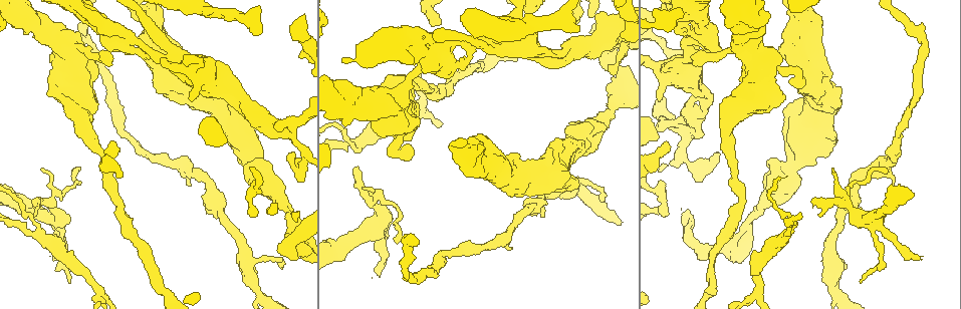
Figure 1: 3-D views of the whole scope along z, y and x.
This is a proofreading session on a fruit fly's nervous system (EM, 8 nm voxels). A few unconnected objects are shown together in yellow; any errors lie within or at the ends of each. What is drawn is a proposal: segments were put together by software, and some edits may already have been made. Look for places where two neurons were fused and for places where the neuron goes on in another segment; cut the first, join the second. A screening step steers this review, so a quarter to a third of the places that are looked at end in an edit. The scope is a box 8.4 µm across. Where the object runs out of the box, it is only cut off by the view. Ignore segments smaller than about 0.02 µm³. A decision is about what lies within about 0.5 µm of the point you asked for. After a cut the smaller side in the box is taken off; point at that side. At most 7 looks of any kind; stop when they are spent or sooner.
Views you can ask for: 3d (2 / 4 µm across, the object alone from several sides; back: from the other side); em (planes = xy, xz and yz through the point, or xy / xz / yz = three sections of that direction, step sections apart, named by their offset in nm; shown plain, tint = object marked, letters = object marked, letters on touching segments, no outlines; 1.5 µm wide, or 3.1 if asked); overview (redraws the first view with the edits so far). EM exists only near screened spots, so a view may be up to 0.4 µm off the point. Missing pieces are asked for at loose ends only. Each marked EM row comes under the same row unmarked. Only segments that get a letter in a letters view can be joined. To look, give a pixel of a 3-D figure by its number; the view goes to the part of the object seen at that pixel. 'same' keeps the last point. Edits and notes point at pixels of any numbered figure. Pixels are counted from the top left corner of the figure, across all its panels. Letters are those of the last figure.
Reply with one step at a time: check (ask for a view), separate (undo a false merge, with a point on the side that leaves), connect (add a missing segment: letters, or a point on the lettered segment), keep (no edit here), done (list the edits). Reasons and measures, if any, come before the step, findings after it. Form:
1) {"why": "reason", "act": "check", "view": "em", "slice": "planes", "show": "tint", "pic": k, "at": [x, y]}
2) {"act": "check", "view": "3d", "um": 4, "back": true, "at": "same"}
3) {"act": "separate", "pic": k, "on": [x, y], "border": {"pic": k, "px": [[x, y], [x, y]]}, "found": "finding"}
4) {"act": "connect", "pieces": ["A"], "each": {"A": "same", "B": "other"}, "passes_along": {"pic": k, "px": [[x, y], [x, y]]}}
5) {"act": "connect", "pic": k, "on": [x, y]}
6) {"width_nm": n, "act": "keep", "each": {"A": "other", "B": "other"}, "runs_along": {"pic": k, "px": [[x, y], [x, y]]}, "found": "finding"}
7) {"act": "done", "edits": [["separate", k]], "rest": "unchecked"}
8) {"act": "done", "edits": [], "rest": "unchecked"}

{"why": "branch stops here", "act": "check", "view": "em", "slice": "planes", "show": "letters", "pic": 1, "at": [53, 258]}

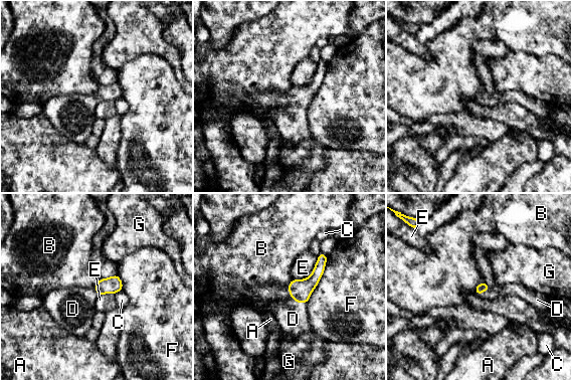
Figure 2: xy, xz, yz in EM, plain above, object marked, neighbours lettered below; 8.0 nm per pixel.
{"act": "connect", "pieces": ["D"], "each": {"A": "other", "B": "other", "C": "other", "D": "same", "E": "other", "F": "other", "G": "other"}, "found": "it goes on there"}

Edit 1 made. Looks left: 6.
{"why": "redraw", "act": "check", "view": "overview"}

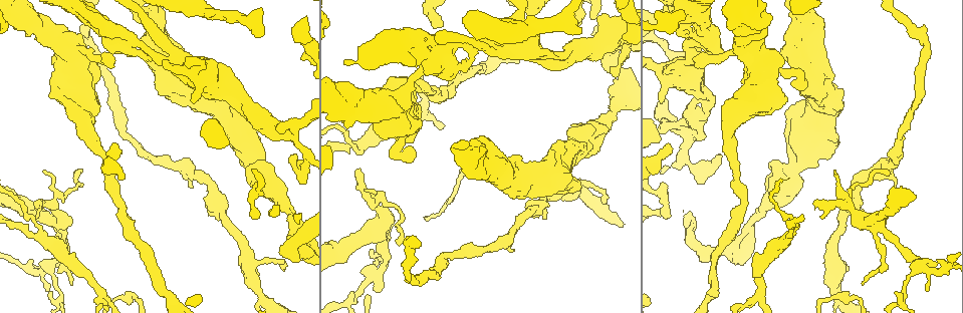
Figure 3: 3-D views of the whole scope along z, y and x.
{"why": "free end", "act": "check", "view": "em", "slice": "xy", "step": 4, "show": "letters", "pic": 3, "at": [192, 188]}

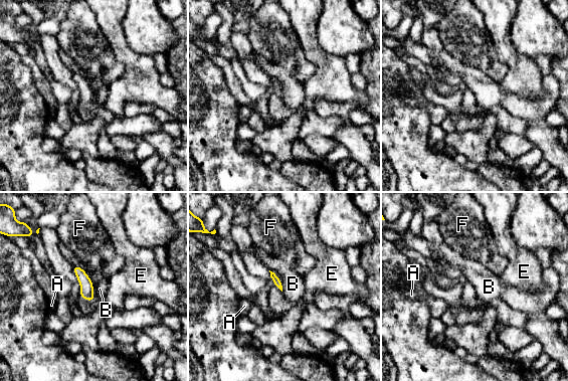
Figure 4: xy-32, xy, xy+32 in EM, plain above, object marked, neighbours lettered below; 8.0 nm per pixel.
{"longest_contact_nm": ["B", 200], "act": "keep", "each": {"A": "other", "B": "other", "E": "other", "F": "other"}, "border": {"pic": 4, "px": [[269, 269], [278, 277], [282, 291]]}, "found": "none of them fits"}

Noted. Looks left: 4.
{"why": "free end", "act": "check", "view": "em", "slice": "planes", "show": "letters", "pic": 3, "at": [696, 66]}

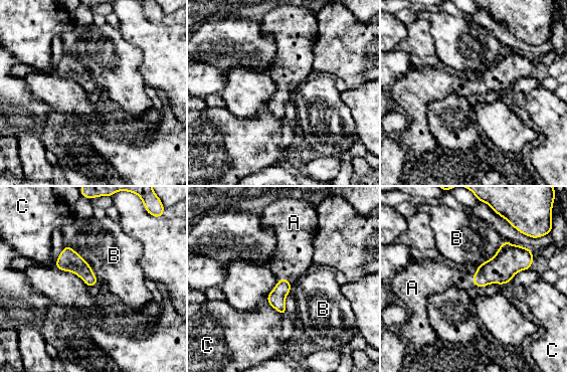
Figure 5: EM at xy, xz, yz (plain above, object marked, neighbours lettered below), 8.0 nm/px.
{"act": "connect", "pieces": ["A"], "each": {"A": "same", "B": "other", "C": "other"}, "found": "the neuron continues"}

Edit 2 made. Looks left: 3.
{"act": "done", "edits": [["connect", 2], ["connect", 5]], "rest": "unchecked"}

